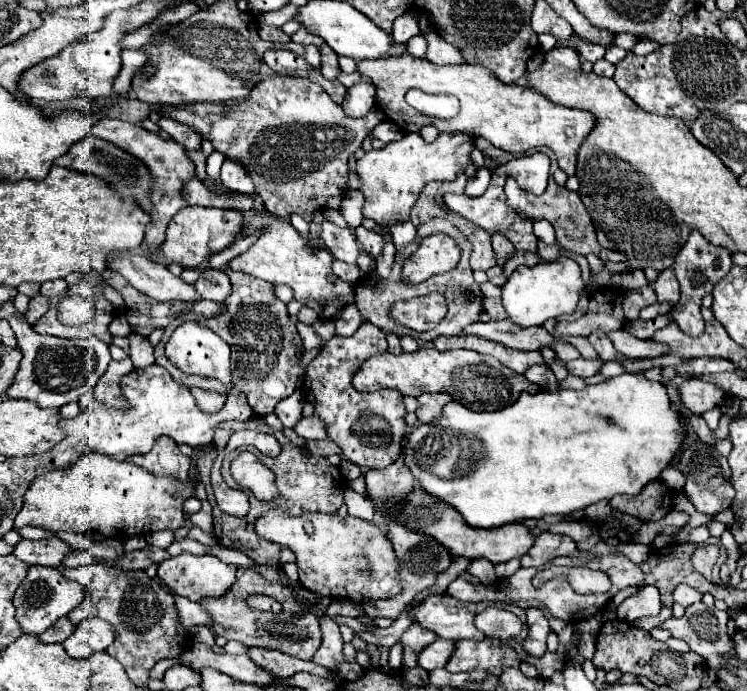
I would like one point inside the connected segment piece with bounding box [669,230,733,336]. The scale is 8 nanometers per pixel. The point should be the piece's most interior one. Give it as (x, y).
(699, 265)

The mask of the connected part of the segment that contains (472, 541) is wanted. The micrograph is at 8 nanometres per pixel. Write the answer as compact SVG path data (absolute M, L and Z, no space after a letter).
M419 486L415 488L411 500L407 502L407 508L401 508L397 512L383 510L383 514L387 514L387 512L391 516L397 516L409 528L415 528L417 532L435 536L435 540L439 540L443 546L451 548L453 556L465 556L469 560L487 558L491 564L499 564L499 562L511 560L511 558L521 558L535 544L531 528L527 528L525 524L505 524L503 528L491 528L491 532L479 532L475 528L467 528L467 524L463 524L463 520L459 520L459 514L453 508L447 508L447 504L439 504L439 500L431 500L431 496L423 496L423 492L419 492Z

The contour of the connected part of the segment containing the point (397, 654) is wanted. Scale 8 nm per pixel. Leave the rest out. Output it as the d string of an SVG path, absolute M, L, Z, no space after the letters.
M396 643L389 649L389 666L393 670L399 670L402 668L402 653L403 649L401 644Z

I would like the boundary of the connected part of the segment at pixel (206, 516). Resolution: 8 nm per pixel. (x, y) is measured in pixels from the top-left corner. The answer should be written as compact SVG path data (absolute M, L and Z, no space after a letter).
M203 500L201 502L201 510L197 514L193 514L189 520L191 520L191 524L195 524L201 530L205 530L205 532L211 534L213 532L213 524L211 524L211 504L207 500Z

